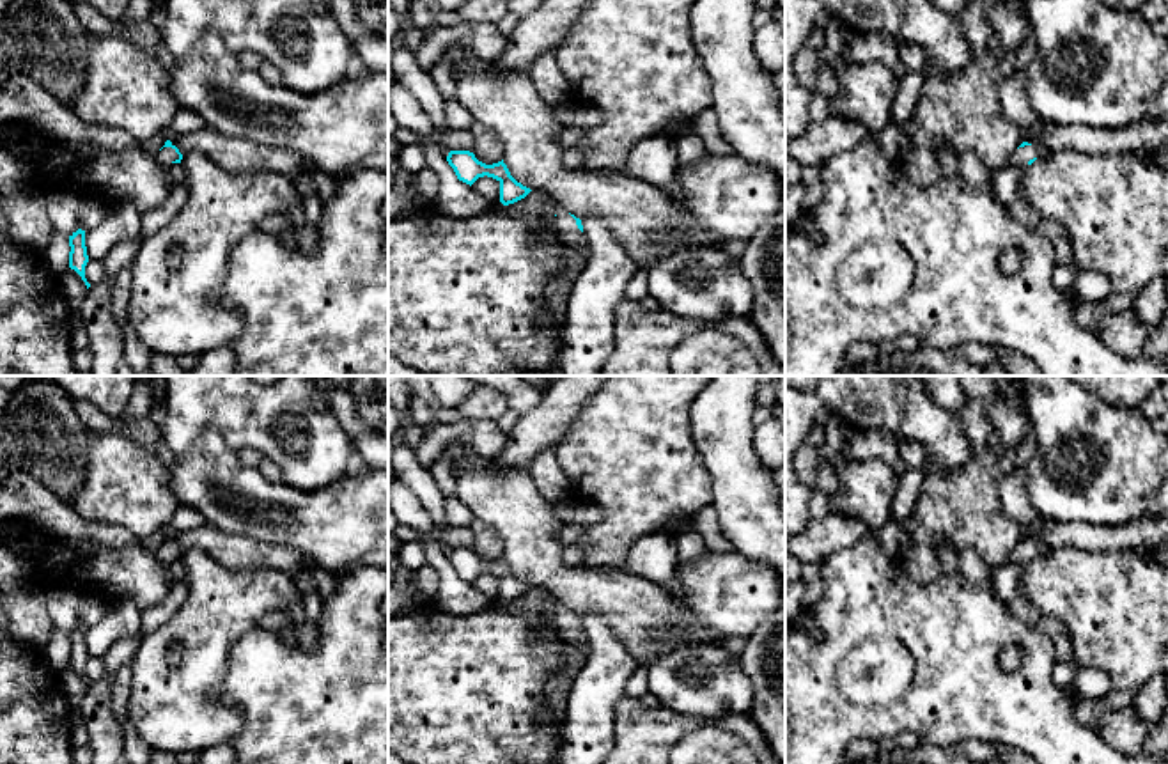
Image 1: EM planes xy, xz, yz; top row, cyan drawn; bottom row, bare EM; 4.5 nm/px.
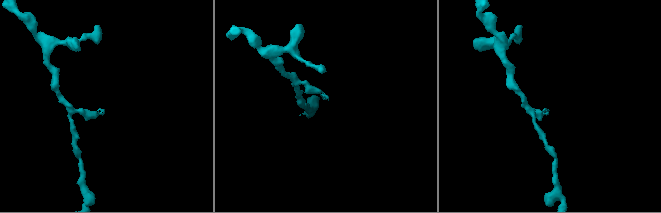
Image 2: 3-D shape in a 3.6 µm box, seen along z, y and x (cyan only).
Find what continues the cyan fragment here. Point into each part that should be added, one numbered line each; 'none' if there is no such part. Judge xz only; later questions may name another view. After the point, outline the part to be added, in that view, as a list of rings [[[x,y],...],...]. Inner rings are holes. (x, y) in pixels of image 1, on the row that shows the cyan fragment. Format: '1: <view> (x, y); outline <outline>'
1: xz (568, 229); outline [[[557,206],[557,229],[558,236],[564,243],[572,243],[580,248],[585,262],[590,253],[590,246],[587,243],[585,234],[578,229],[576,220],[562,207]]]

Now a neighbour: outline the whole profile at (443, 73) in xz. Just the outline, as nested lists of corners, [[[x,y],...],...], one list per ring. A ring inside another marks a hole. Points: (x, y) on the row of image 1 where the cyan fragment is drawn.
[[[440,58],[438,64],[429,73],[431,73],[440,94],[445,99],[456,99],[457,80],[456,80],[454,66],[448,60]]]

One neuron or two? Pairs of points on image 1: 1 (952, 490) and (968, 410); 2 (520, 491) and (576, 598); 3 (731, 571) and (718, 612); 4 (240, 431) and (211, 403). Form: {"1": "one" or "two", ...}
{"1": "one", "2": "one", "3": "one", "4": "one"}

